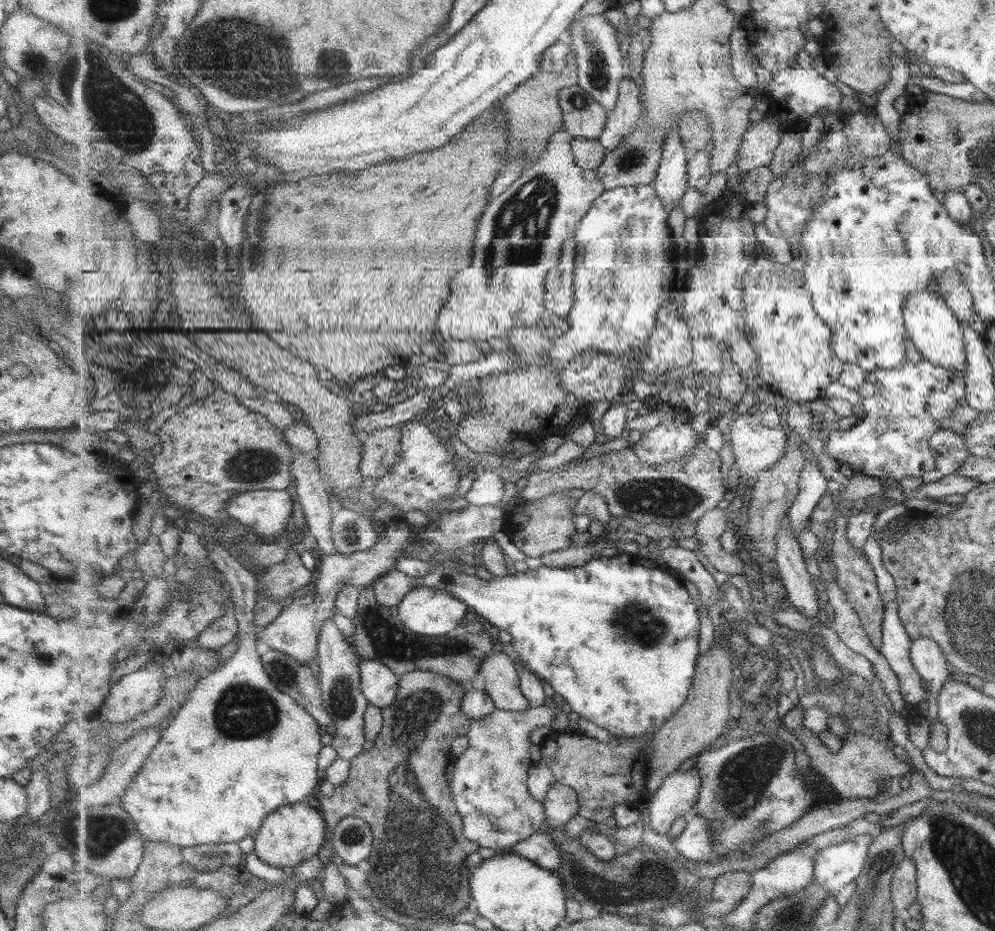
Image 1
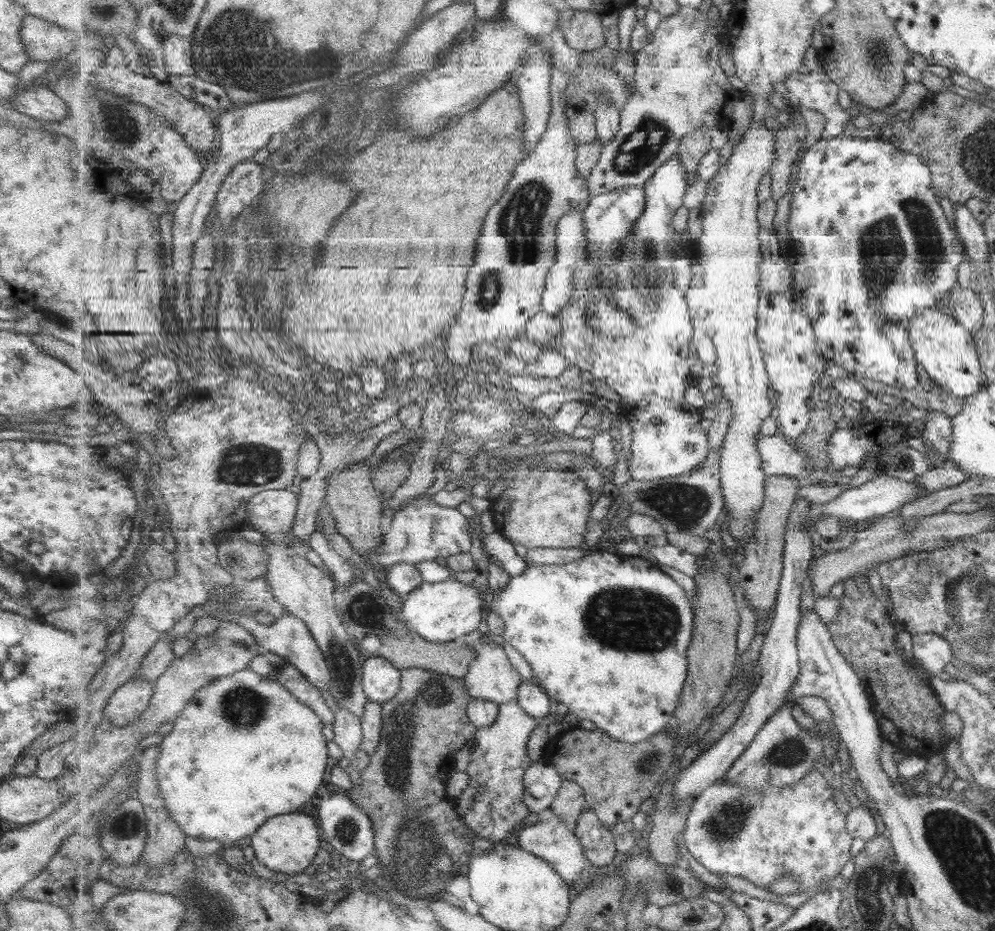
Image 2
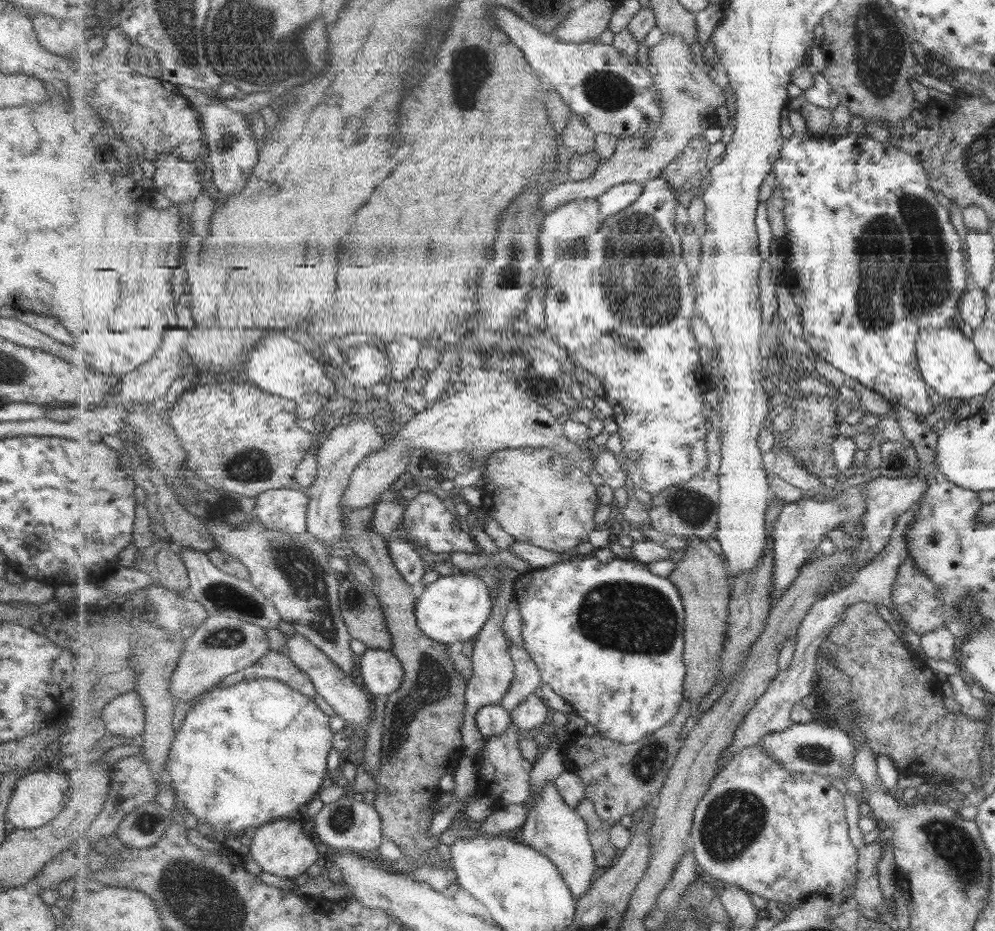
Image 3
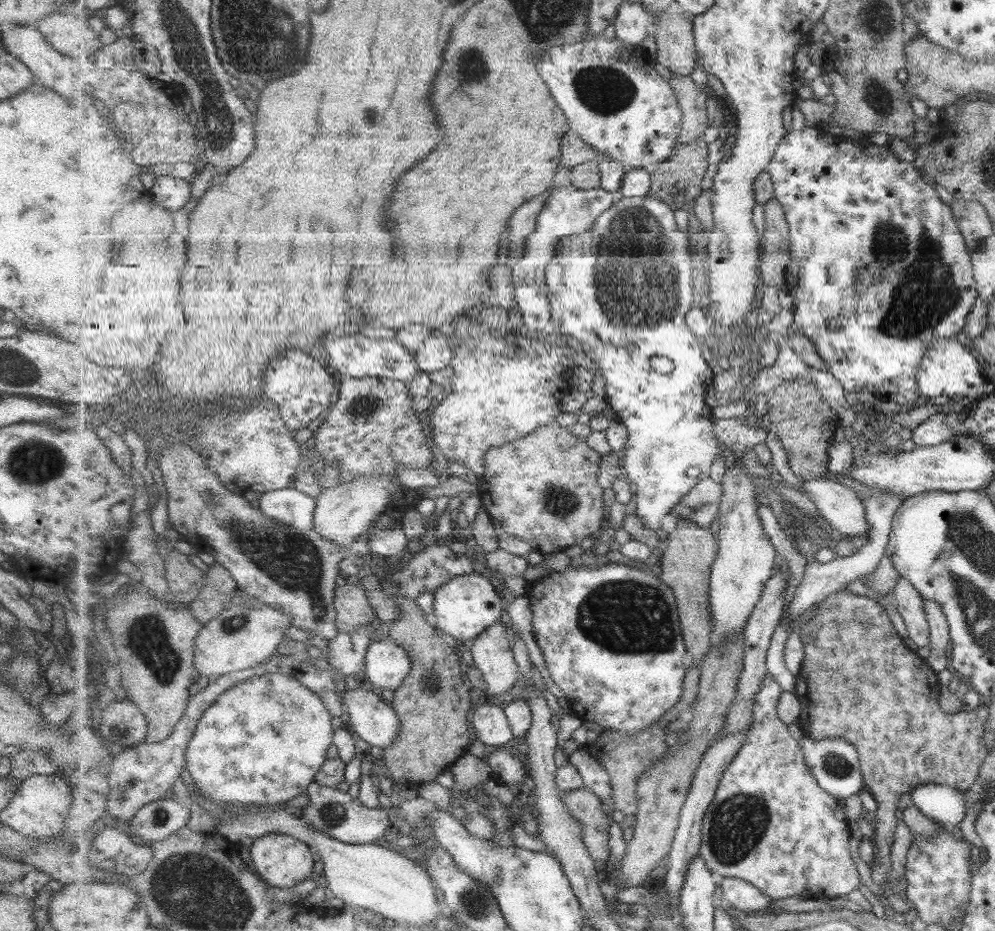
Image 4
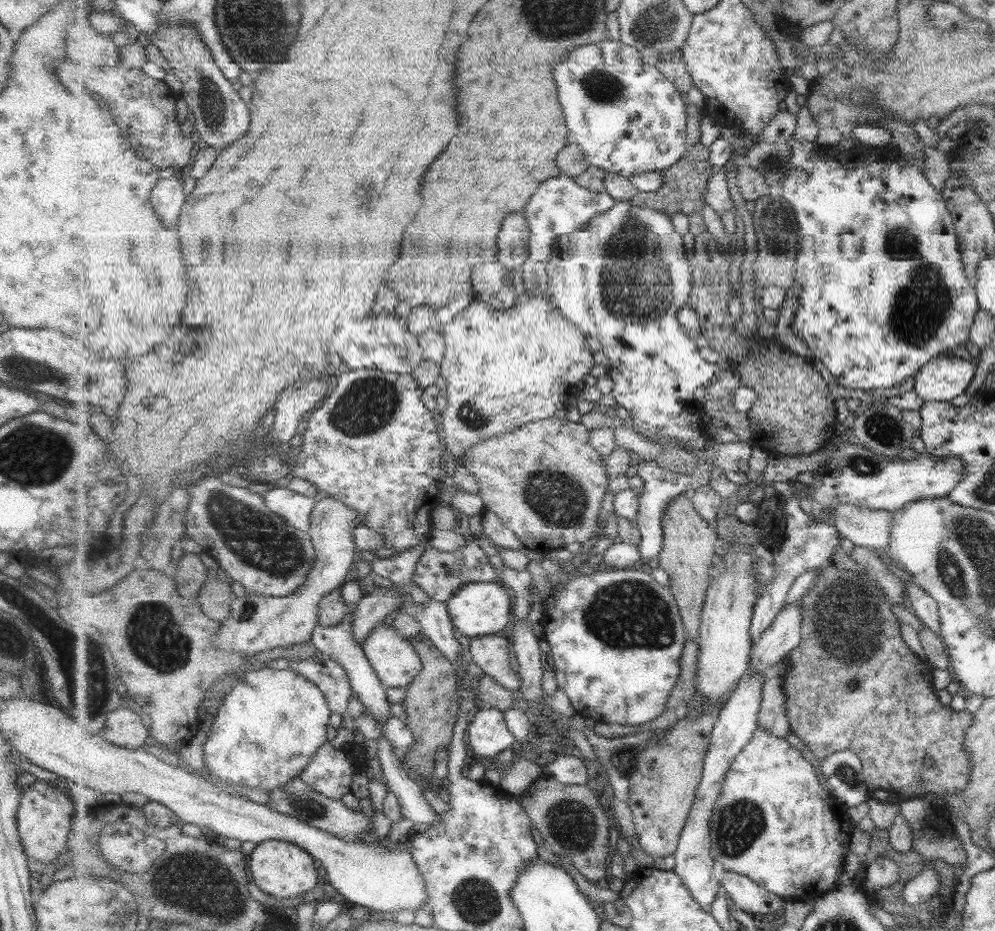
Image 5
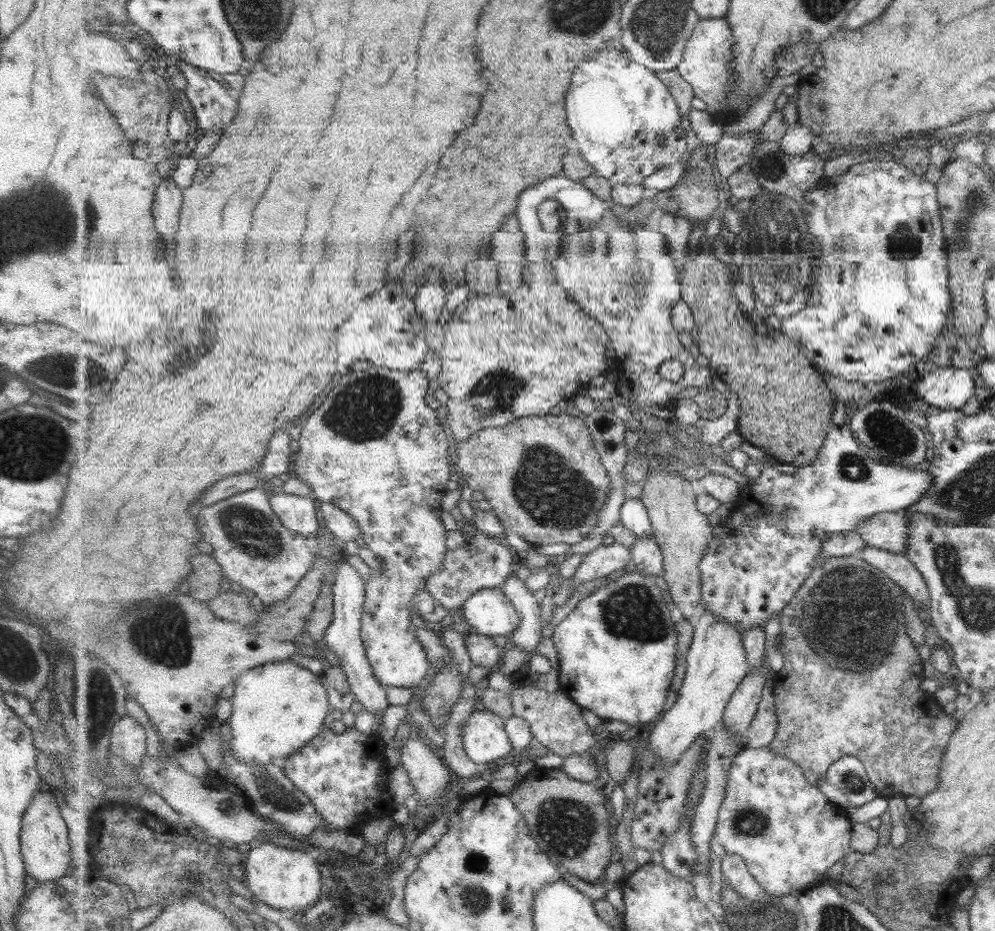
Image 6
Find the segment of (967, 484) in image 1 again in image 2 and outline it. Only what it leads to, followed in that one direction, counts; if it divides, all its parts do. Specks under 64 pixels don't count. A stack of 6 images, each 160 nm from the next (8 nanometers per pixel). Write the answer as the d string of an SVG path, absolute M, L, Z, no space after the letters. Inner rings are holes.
M882 472L875 473L865 484L855 488L845 489L838 497L832 501L823 504L814 504L810 510L810 528L816 528L816 522L828 514L828 516L837 516L840 520L853 520L858 525L872 517L881 516L900 508L903 504L914 501L917 497L922 497L929 492L924 492L920 486L913 482L897 480L892 476L887 476Z

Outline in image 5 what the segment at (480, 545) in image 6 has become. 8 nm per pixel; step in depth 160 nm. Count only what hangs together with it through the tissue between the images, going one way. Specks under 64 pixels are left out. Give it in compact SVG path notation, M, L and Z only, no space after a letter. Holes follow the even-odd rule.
M468 537L467 544L455 552L441 551L430 546L417 562L413 580L414 585L420 586L431 598L447 603L467 582L493 582L495 578L497 572L491 566L487 554L474 538Z

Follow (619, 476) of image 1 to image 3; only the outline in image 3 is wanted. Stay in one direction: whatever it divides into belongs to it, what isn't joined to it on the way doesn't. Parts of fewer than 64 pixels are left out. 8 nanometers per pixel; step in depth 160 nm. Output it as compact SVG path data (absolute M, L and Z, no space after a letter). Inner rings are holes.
M709 469L681 487L666 488L651 498L651 525L657 530L680 537L706 538L718 530L721 490L720 477Z

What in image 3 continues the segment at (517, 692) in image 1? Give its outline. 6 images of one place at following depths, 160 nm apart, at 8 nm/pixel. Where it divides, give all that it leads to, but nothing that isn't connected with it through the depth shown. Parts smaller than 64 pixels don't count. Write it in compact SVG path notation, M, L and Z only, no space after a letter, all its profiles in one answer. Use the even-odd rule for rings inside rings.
M500 579L499 592L494 599L494 610L481 633L475 638L473 644L472 661L474 662L474 675L469 679L466 690L467 710L465 710L465 722L461 728L463 736L463 748L465 756L476 757L479 751L483 749L487 739L478 730L476 724L476 714L482 706L497 705L510 689L512 680L516 675L516 666L510 653L511 642L504 631L504 623L507 616L509 603L516 599L517 583L513 580Z

